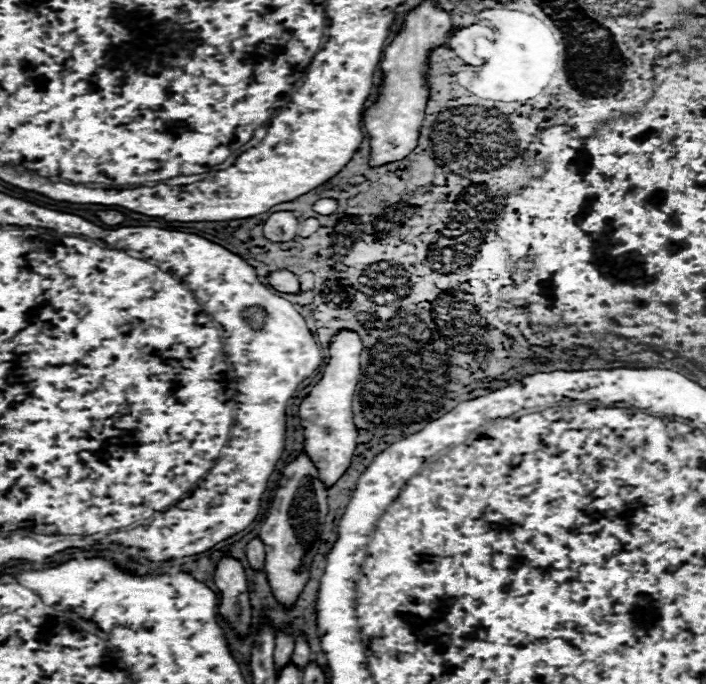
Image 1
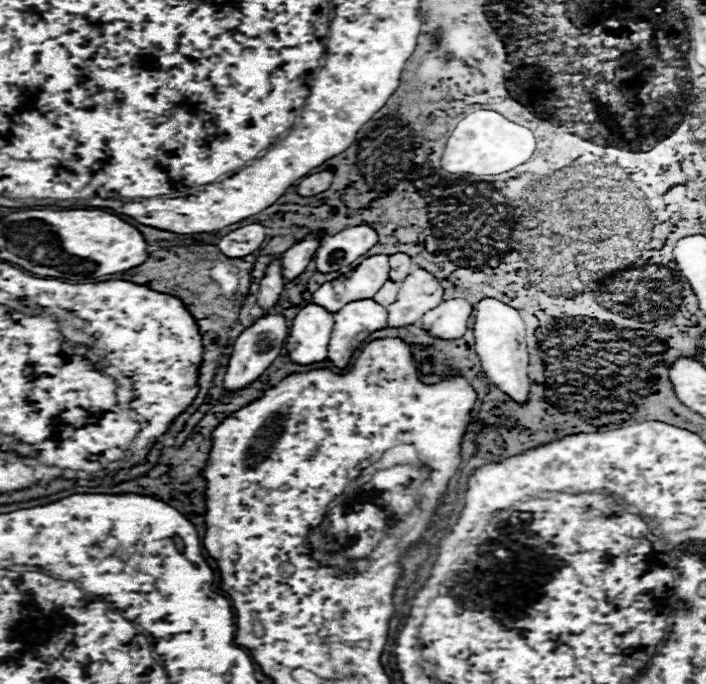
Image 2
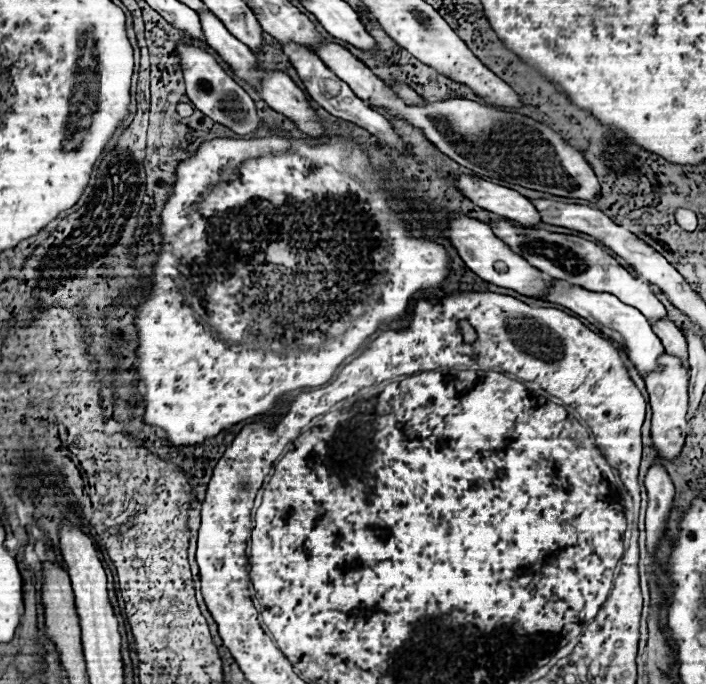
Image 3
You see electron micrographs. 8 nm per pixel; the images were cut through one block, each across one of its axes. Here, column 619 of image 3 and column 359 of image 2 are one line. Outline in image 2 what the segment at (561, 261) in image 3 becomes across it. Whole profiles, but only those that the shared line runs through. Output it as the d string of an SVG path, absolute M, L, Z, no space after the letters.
M374 254L364 258L354 270L342 274L330 282L324 282L316 292L312 302L324 306L330 312L338 312L348 302L358 298L372 298L380 286L388 280L390 264L388 254Z

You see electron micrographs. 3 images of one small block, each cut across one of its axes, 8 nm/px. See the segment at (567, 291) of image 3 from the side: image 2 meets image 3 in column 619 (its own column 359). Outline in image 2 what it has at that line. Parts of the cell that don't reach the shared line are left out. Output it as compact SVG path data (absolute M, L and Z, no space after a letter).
M372 298L350 302L334 314L334 332L328 346L328 358L338 366L346 368L350 356L356 352L374 330L386 326L388 310Z

